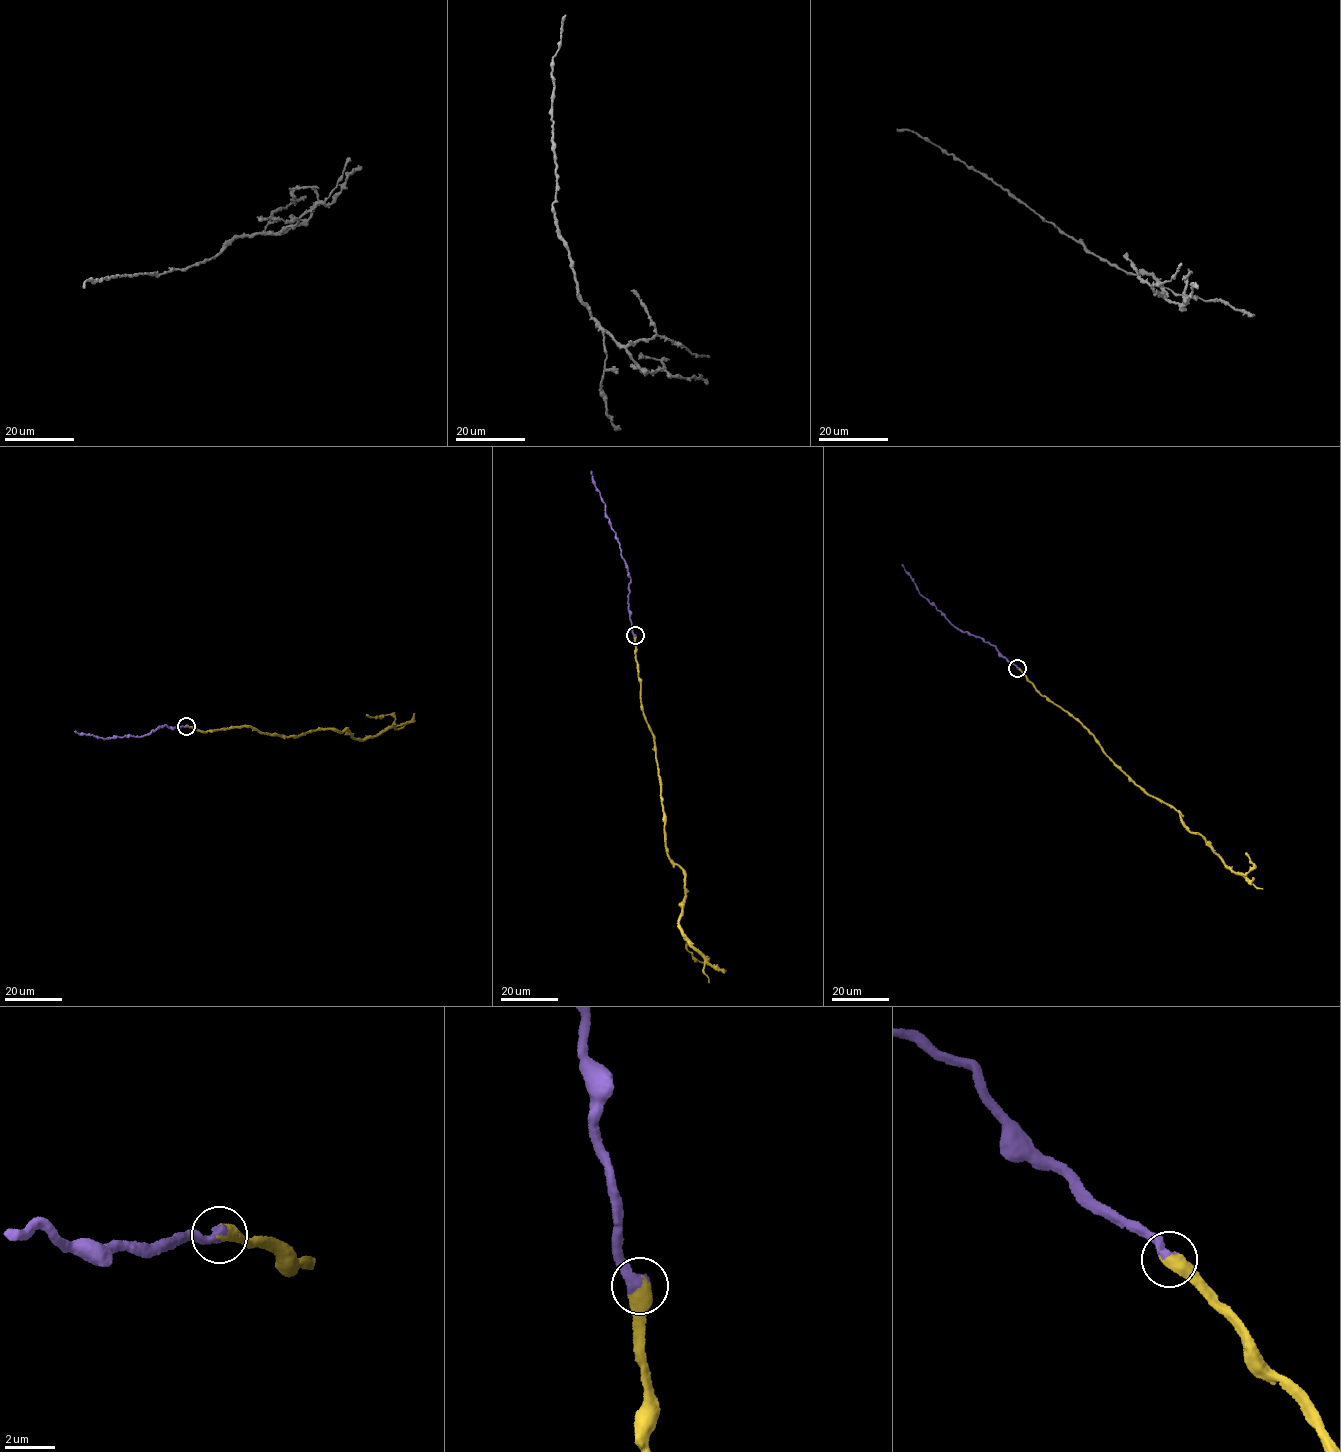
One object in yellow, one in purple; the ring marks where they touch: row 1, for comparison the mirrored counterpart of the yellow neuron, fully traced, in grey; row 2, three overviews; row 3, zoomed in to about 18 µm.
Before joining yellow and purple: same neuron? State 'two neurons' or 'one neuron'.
one neuron

